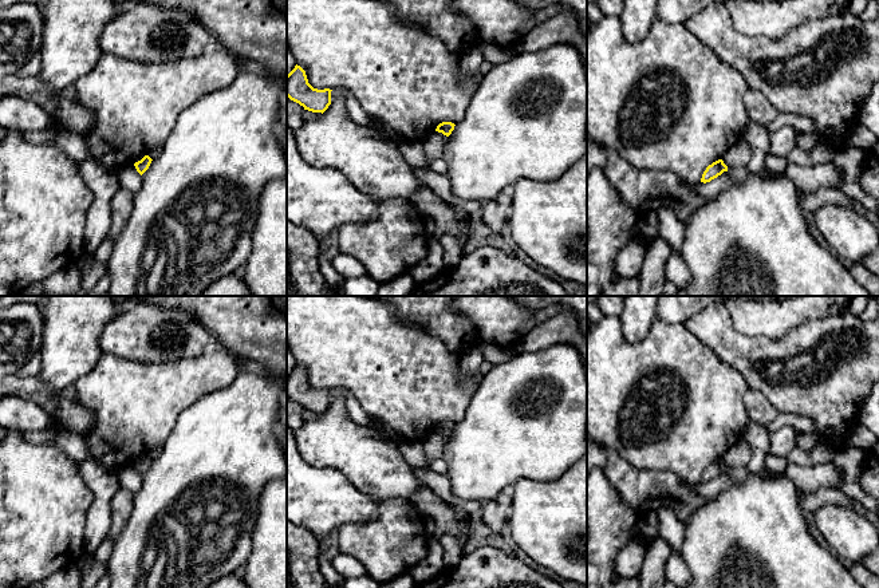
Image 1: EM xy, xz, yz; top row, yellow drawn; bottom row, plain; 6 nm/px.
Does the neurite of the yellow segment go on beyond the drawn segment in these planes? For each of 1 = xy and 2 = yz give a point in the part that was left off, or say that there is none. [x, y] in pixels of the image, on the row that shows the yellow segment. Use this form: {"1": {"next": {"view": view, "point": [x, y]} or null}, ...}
{"1": {"next": null}, "2": {"next": null}}

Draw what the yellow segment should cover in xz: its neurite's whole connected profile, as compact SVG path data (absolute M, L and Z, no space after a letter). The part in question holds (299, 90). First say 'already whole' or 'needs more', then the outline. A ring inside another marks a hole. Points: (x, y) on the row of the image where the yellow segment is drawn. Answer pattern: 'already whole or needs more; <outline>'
already whole; M300 66L287 75L287 96L312 113L324 113L331 104L330 88L314 88L307 79L306 71Z

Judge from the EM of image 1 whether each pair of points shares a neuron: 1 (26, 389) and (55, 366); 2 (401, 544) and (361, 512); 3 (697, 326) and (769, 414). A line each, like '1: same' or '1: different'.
1: different
2: different
3: different

